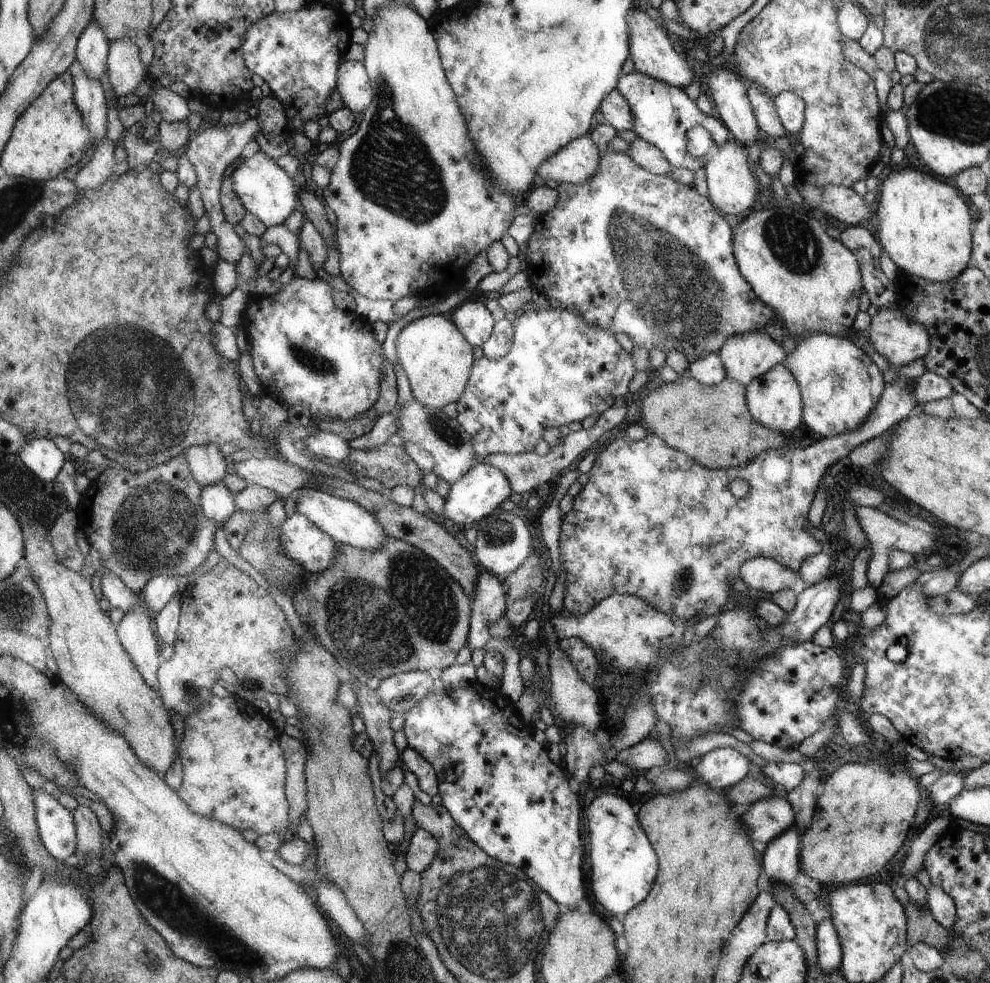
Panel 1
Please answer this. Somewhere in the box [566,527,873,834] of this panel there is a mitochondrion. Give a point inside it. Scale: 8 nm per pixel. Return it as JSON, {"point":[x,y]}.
{"point":[684,582]}

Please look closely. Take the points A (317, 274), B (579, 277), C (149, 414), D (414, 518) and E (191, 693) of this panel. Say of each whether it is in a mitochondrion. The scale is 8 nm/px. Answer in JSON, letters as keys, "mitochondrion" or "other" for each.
{"A":"other","B":"other","C":"mitochondrion","D":"other","E":"mitochondrion"}

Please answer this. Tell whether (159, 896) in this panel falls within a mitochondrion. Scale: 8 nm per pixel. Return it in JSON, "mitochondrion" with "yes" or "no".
{"mitochondrion":"yes"}

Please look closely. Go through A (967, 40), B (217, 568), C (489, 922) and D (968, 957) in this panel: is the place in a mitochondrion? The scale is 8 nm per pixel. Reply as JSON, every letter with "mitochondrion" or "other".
{"A":"mitochondrion","B":"other","C":"mitochondrion","D":"mitochondrion"}

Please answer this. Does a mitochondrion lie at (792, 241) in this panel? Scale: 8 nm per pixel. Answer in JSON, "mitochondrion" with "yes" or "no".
{"mitochondrion":"yes"}

